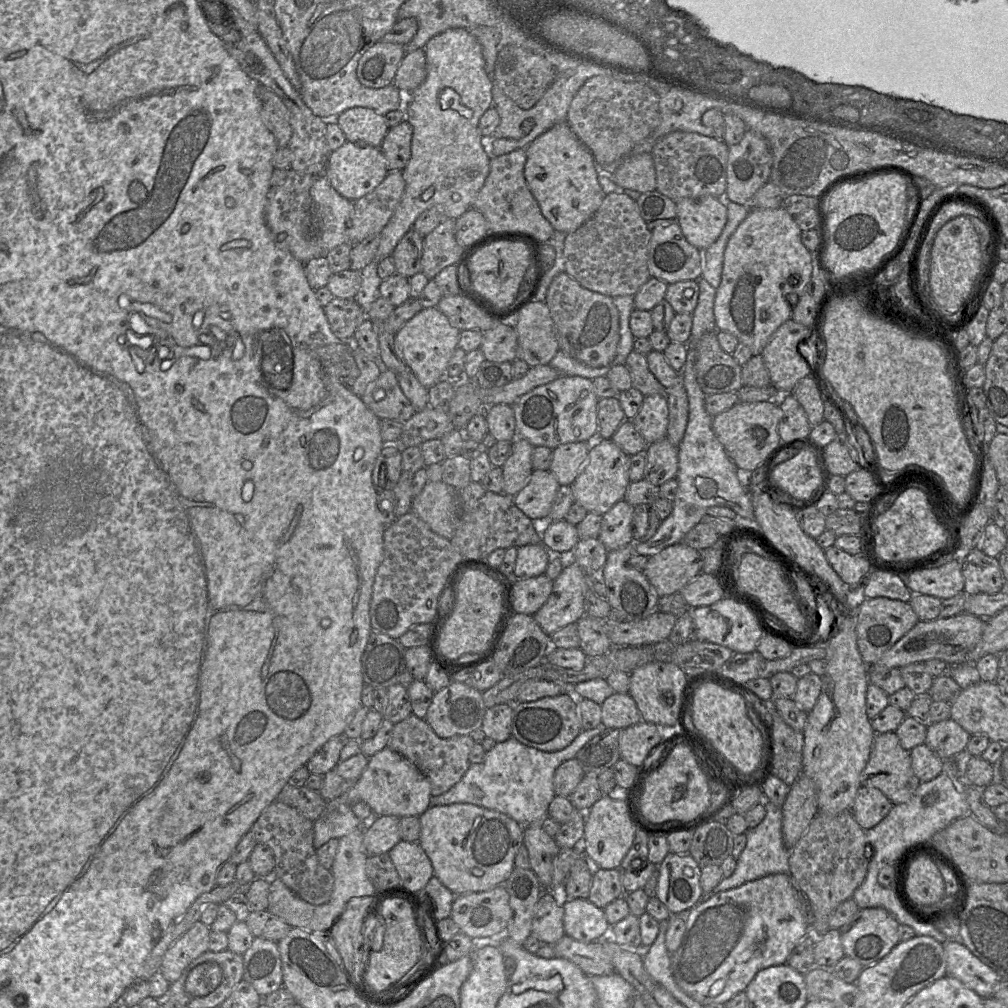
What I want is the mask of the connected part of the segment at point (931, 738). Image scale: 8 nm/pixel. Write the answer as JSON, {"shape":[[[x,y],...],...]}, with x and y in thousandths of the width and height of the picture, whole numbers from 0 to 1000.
{"shape":[[[941,712],[921,718],[918,738],[936,754],[958,744],[963,729]]]}

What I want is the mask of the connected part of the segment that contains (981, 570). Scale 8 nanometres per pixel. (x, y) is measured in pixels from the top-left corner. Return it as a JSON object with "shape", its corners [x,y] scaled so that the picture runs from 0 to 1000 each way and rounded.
{"shape":[[[971,543],[954,548],[951,553],[957,589],[988,589],[998,584],[990,553],[978,551]]]}

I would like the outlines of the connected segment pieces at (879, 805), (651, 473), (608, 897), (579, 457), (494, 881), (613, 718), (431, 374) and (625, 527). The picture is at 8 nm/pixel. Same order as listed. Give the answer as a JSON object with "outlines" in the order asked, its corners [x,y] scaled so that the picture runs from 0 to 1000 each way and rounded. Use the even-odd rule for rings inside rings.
{"outlines":[[[[854,780],[849,788],[845,808],[857,823],[869,819],[884,802],[885,796],[870,782]]],[[[660,434],[641,444],[640,475],[651,482],[670,474],[673,467],[673,442]]],[[[590,861],[583,893],[598,902],[614,890],[620,889],[616,862]]],[[[568,438],[558,440],[548,448],[545,466],[556,481],[566,481],[583,455],[585,440]]],[[[470,798],[426,800],[416,813],[418,826],[415,835],[429,856],[431,869],[452,889],[500,878],[511,861],[511,849],[520,838],[520,819],[502,808]]],[[[610,687],[596,698],[596,717],[602,722],[619,723],[637,714],[624,688]]],[[[434,305],[420,306],[392,331],[391,342],[404,364],[425,386],[442,374],[445,358],[454,344],[456,329]]],[[[617,495],[597,511],[593,534],[603,547],[629,540],[628,509],[629,502]]]]}

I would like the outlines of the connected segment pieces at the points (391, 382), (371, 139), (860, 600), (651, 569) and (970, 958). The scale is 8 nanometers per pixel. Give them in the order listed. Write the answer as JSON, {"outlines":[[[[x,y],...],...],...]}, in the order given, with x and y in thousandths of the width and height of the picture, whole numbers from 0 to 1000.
{"outlines":[[[[386,366],[379,367],[357,395],[377,417],[401,420],[413,409],[396,383],[394,371]]],[[[363,106],[346,107],[337,112],[333,120],[345,141],[375,147],[387,127],[381,114]]],[[[847,592],[850,641],[856,656],[868,659],[876,648],[901,628],[912,616],[902,597],[880,592]]],[[[679,539],[665,541],[643,553],[638,568],[654,592],[675,587],[696,568],[694,547]]],[[[939,933],[935,938],[938,950],[938,967],[948,970],[975,991],[984,989],[986,979],[993,973],[988,964],[953,935]]]]}

